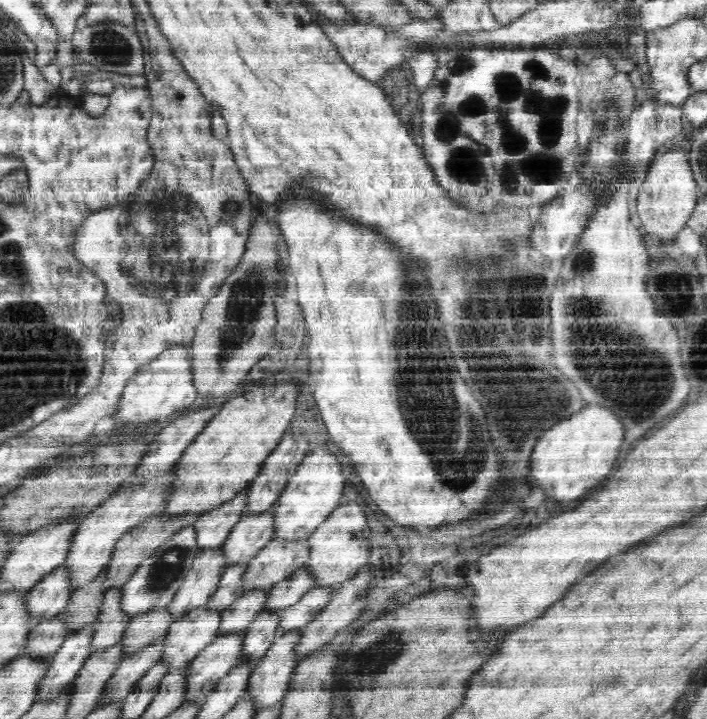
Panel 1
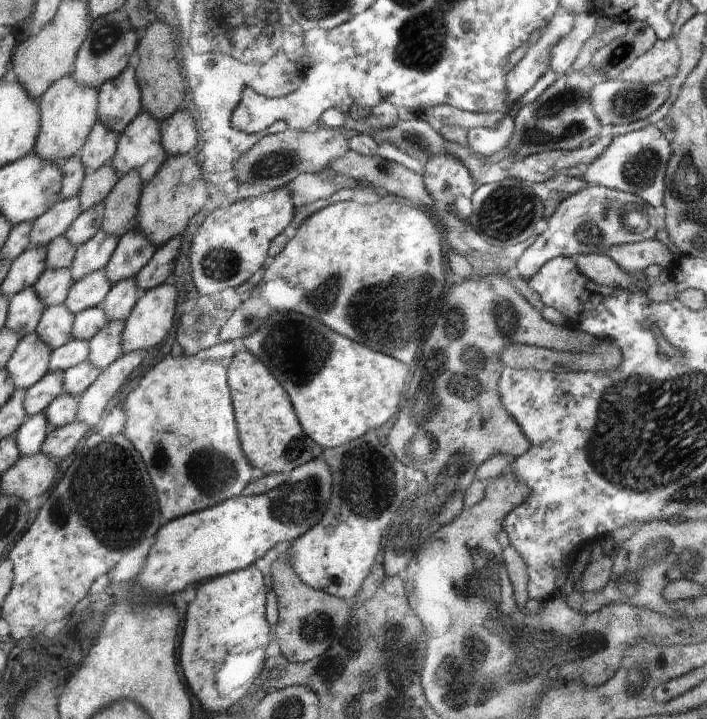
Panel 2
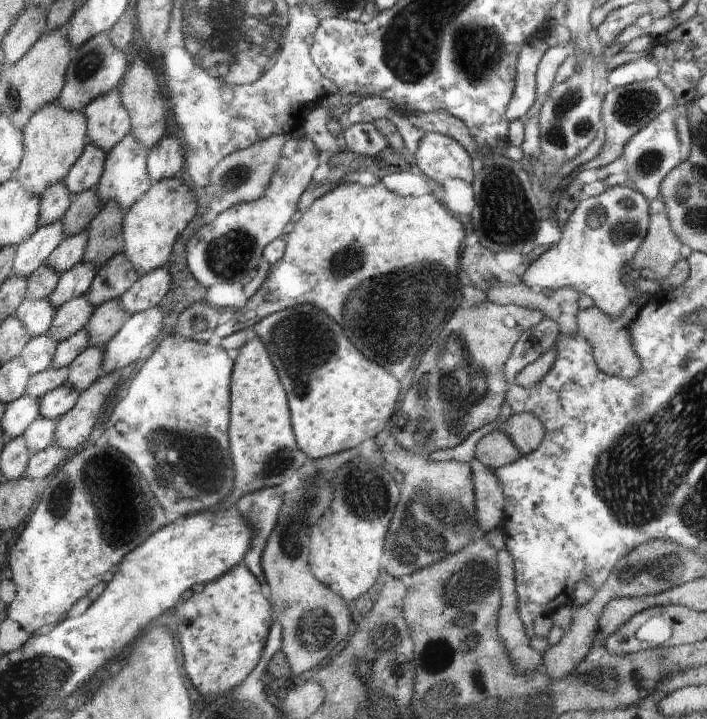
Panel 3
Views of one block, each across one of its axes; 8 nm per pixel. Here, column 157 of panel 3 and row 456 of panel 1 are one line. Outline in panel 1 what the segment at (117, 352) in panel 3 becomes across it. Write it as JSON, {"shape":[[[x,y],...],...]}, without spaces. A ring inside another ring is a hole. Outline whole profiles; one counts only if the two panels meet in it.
{"shape":[[[314,447],[303,458],[294,476],[288,480],[284,492],[278,496],[277,502],[270,508],[274,515],[274,536],[272,539],[282,541],[299,541],[308,539],[340,504],[344,492],[344,474],[336,454],[328,448]]]}

